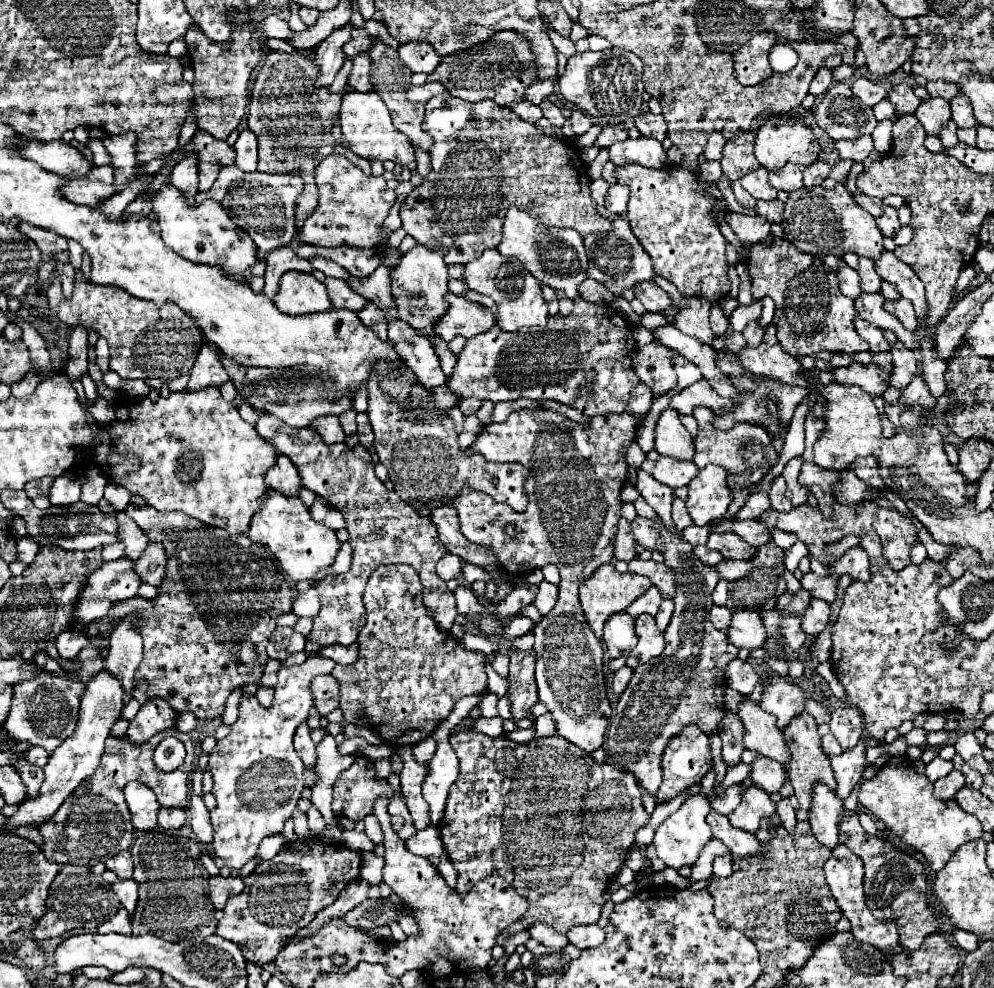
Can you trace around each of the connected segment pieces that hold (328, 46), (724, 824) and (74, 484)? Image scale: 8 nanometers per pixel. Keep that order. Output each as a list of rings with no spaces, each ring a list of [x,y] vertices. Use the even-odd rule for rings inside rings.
[[[345,24],[343,28],[335,30],[331,36],[327,36],[323,42],[319,42],[315,54],[317,54],[317,66],[319,66],[319,74],[317,74],[317,86],[329,86],[335,78],[335,74],[339,72],[339,68],[343,66],[343,44],[351,38],[351,24]]]
[[[713,808],[707,814],[707,824],[711,826],[713,836],[717,840],[721,840],[733,852],[733,856],[747,858],[747,856],[753,856],[753,854],[759,854],[761,852],[761,842],[753,834],[729,826],[727,816],[715,812]]]
[[[65,472],[61,478],[57,478],[51,486],[49,502],[55,506],[69,506],[79,502],[81,496],[81,482],[73,472]]]

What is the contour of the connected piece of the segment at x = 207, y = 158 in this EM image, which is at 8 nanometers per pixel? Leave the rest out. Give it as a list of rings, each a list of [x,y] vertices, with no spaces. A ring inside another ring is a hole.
[[[197,130],[193,142],[193,150],[199,154],[199,190],[205,192],[213,186],[219,170],[235,162],[235,148],[203,130]]]

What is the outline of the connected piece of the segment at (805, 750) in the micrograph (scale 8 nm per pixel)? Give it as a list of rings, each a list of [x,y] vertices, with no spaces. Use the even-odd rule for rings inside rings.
[[[801,714],[797,718],[791,720],[791,724],[783,730],[785,732],[785,742],[787,742],[787,748],[791,752],[791,762],[787,764],[787,776],[789,776],[789,782],[793,784],[795,788],[795,796],[801,804],[803,810],[809,810],[809,804],[811,804],[811,798],[813,798],[813,786],[817,782],[825,784],[827,788],[835,790],[837,786],[837,780],[833,776],[833,770],[831,770],[831,762],[829,762],[829,756],[823,754],[821,750],[821,738],[817,734],[817,724],[815,720],[809,716],[809,714]]]

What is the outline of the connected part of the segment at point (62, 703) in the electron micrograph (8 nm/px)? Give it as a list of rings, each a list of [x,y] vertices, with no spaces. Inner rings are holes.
[[[41,672],[39,676],[23,680],[13,688],[11,710],[1,728],[17,744],[41,746],[47,752],[53,752],[75,730],[79,700],[83,692],[85,686],[77,680],[55,676],[51,672]]]

